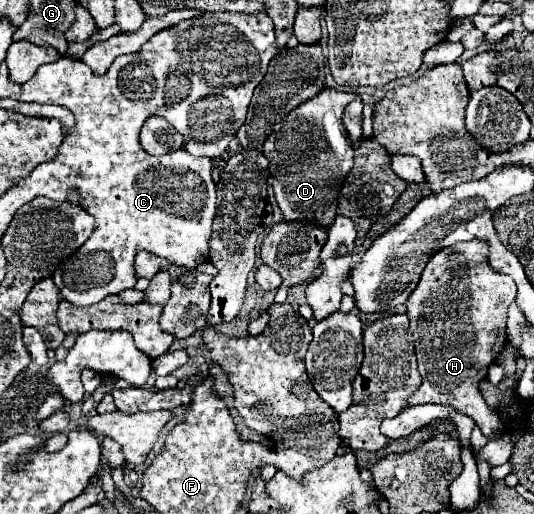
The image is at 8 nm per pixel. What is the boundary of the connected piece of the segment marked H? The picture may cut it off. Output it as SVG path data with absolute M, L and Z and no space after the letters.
M481 239L459 242L445 251L437 251L425 265L425 271L421 273L421 279L415 287L415 291L407 299L407 317L409 317L409 329L415 341L415 355L419 361L419 373L423 377L421 387L409 397L409 405L419 403L441 403L451 405L457 411L469 415L481 431L495 439L501 435L501 419L487 407L483 401L477 385L487 375L487 367L497 359L499 351L507 343L507 309L515 301L517 287L509 275L501 271L493 271L489 267L489 247Z

